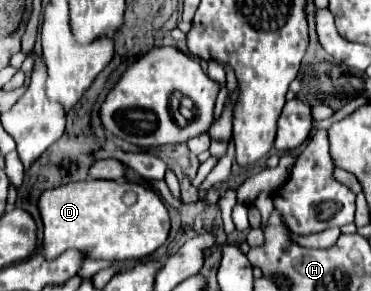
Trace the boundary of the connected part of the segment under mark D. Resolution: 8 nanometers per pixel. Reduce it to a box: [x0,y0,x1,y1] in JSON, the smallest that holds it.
[38,179,170,259]

